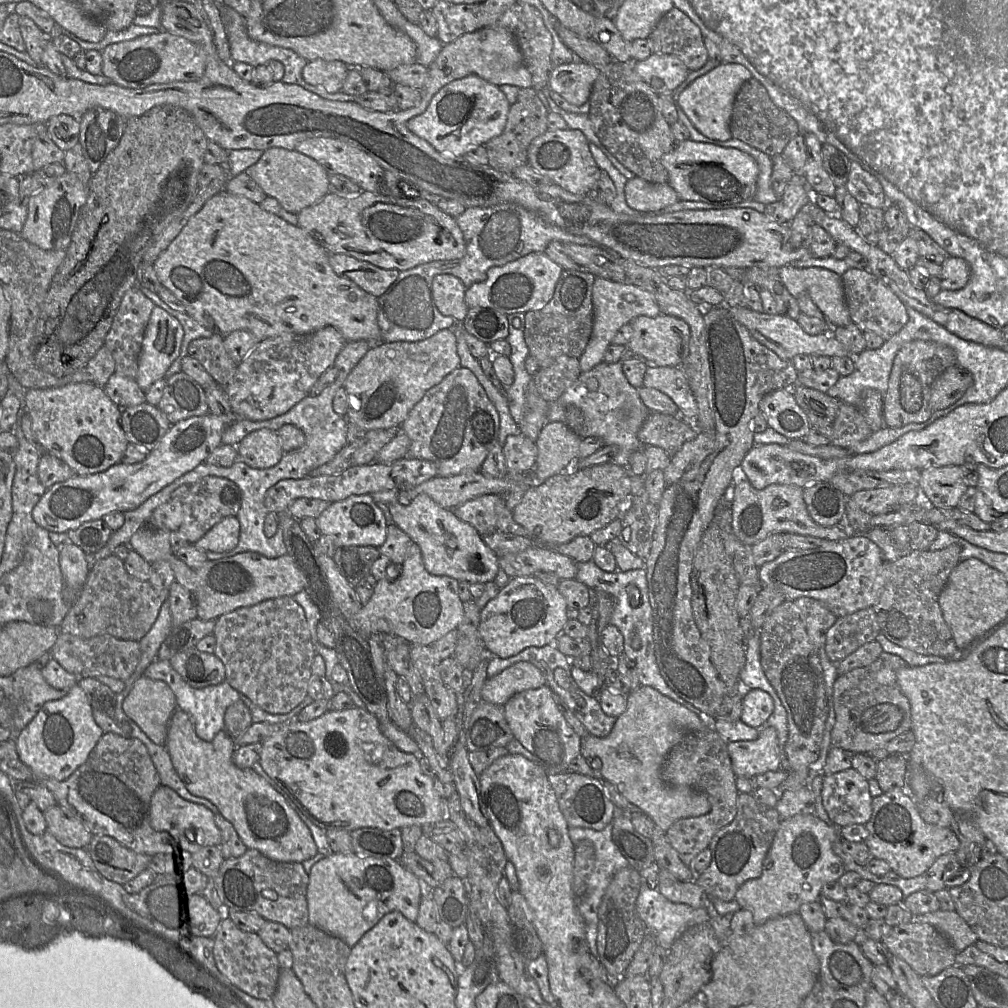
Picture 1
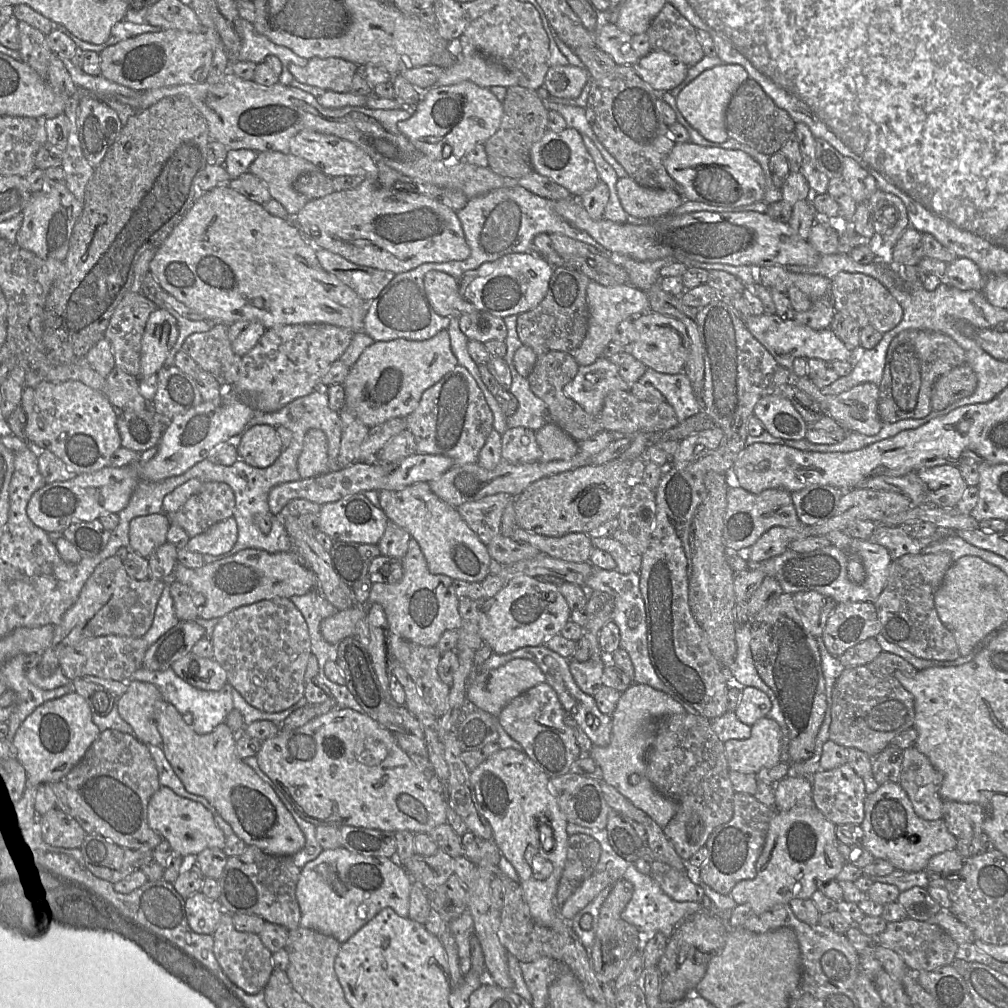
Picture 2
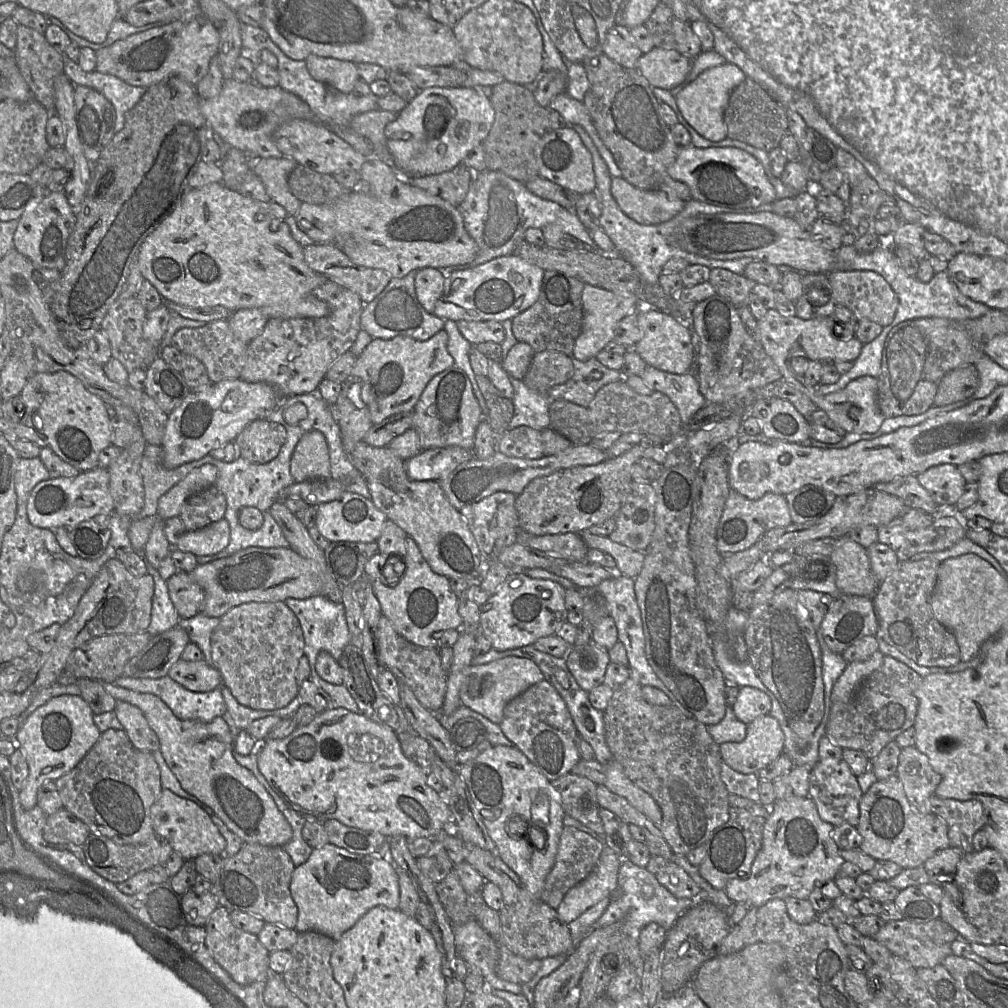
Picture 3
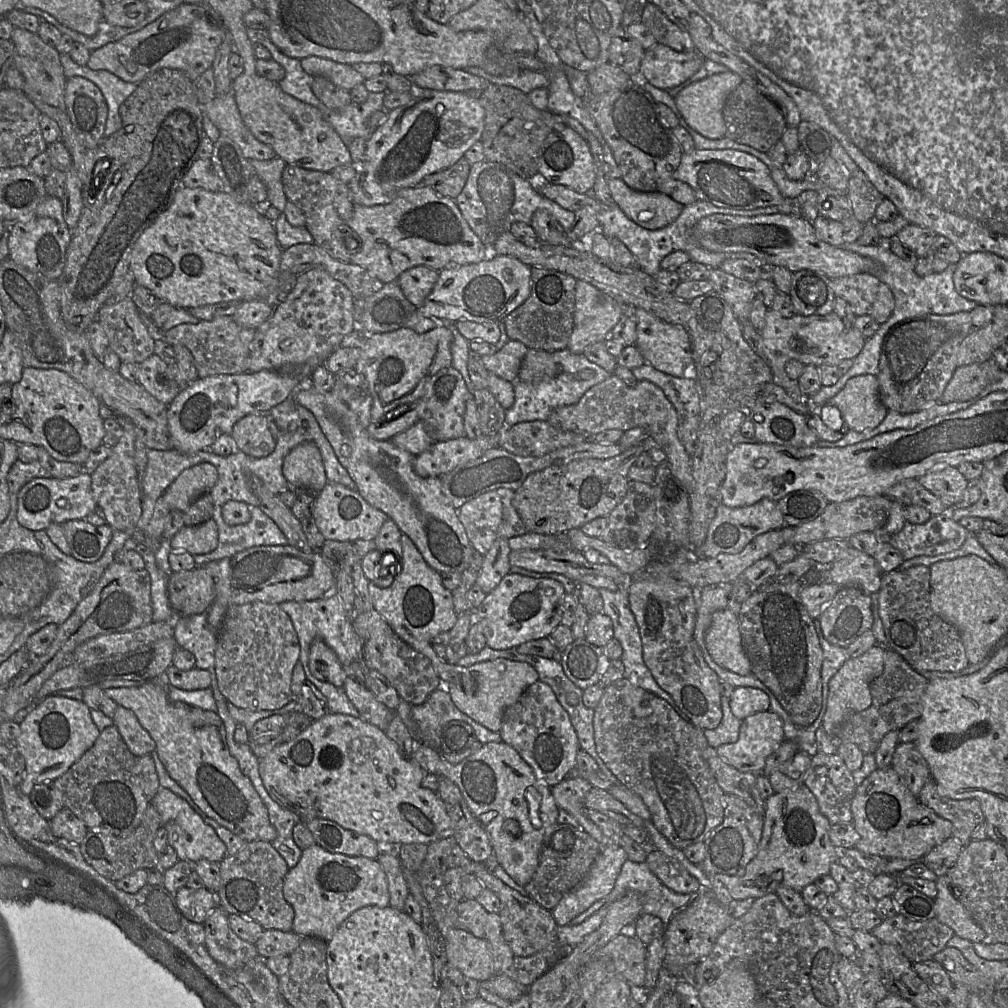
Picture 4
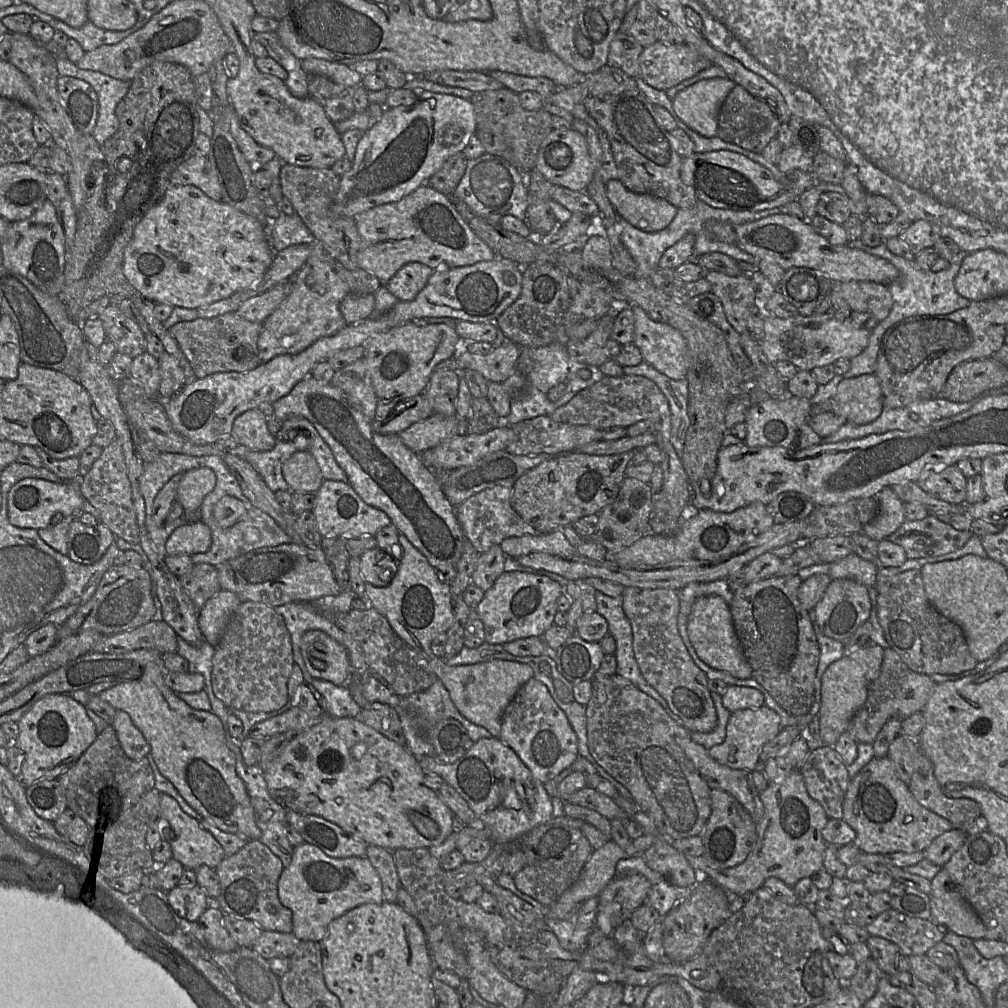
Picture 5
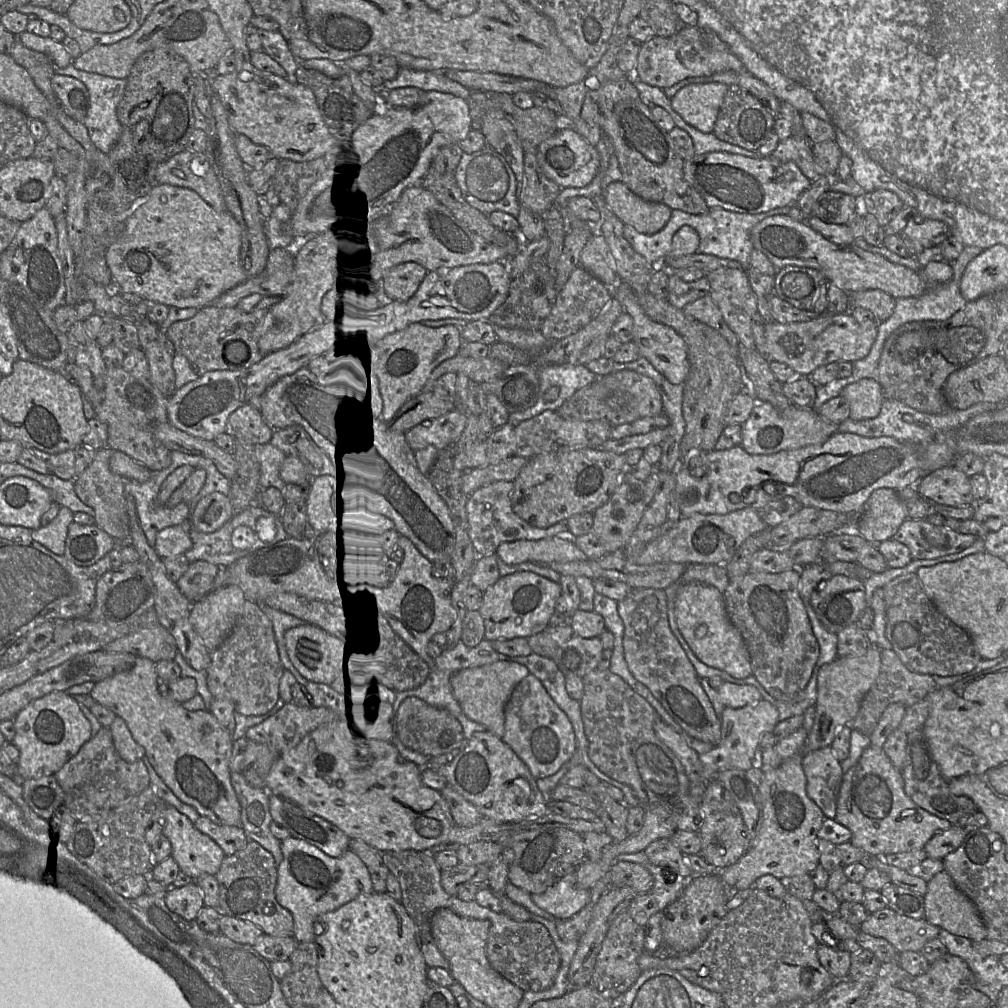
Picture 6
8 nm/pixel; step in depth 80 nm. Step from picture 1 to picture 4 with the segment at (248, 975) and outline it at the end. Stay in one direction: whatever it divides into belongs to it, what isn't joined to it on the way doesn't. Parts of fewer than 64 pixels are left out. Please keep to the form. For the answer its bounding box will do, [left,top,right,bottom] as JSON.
[203,906,258,969]

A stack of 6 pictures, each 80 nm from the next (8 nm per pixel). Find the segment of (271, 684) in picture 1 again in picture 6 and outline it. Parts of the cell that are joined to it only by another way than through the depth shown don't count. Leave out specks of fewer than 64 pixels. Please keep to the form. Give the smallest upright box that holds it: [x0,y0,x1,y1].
[207,600,284,716]

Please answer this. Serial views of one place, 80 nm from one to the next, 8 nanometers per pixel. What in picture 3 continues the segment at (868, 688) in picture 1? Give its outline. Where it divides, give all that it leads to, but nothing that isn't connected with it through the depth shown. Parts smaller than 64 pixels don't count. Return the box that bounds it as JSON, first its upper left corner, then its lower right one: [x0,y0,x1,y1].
[826,655,922,760]

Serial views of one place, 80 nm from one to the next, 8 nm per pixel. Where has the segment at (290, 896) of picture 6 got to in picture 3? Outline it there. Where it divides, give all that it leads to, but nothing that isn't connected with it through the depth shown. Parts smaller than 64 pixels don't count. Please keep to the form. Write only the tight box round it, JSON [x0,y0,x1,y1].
[290,843,399,941]

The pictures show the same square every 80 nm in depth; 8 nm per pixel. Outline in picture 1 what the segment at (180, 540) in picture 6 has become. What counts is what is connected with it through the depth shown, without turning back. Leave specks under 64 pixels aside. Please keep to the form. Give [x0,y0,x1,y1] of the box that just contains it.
[194,516,239,551]

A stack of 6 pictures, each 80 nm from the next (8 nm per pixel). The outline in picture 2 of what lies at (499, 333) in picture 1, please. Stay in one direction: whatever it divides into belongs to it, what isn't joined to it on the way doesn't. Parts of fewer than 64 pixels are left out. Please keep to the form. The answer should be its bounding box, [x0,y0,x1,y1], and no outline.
[459,311,507,343]

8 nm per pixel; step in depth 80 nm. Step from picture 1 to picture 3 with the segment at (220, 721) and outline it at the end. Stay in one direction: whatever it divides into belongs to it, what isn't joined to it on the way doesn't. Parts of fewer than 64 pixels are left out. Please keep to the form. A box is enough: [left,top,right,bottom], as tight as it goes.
[114,675,227,723]

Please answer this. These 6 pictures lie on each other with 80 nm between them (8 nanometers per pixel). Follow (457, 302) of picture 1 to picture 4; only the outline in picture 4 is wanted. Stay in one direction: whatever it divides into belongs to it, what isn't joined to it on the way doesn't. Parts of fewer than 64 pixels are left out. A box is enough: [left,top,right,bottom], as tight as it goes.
[397,266,439,308]

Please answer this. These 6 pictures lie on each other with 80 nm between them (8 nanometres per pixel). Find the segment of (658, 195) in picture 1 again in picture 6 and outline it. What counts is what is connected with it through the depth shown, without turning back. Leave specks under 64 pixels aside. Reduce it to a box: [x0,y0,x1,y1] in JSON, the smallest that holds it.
[604,181,672,235]

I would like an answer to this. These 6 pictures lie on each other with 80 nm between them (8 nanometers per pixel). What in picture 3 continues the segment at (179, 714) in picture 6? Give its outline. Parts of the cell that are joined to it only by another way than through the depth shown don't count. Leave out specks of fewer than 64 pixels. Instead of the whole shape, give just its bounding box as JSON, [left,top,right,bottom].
[100,682,292,847]

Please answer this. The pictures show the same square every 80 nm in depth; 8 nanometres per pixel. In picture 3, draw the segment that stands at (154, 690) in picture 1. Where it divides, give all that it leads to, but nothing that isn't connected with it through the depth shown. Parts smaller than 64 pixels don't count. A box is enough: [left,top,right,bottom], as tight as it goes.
[114,700,160,752]

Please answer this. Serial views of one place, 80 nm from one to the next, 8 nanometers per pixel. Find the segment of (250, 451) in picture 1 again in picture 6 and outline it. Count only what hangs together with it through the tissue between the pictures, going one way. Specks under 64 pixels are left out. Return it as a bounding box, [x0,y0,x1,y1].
[228,404,273,446]

